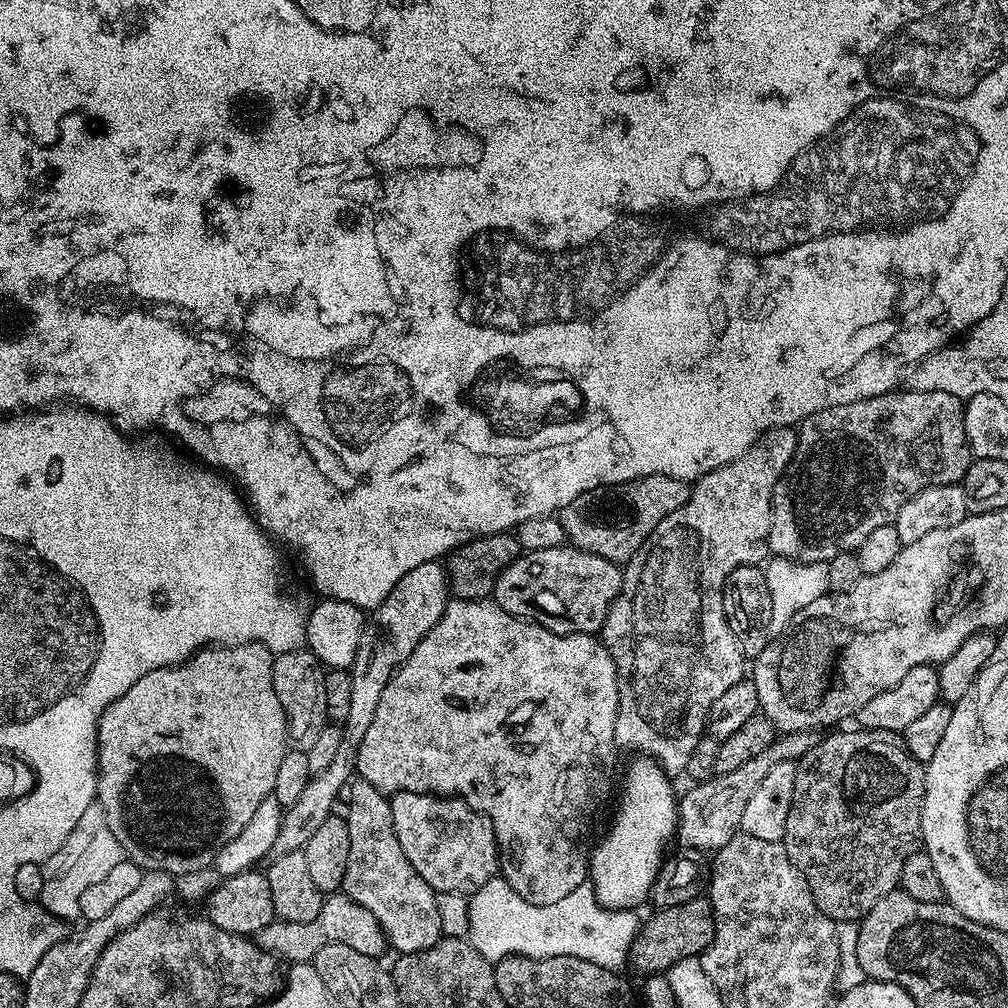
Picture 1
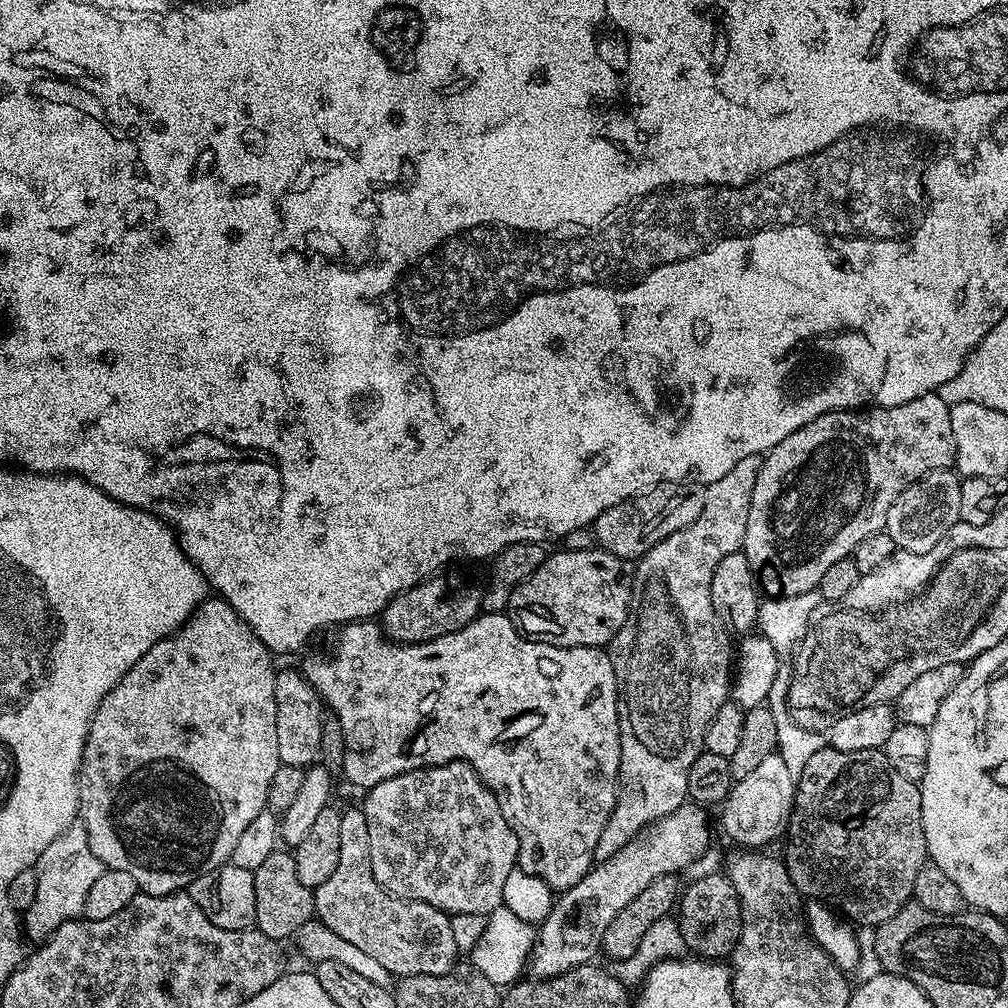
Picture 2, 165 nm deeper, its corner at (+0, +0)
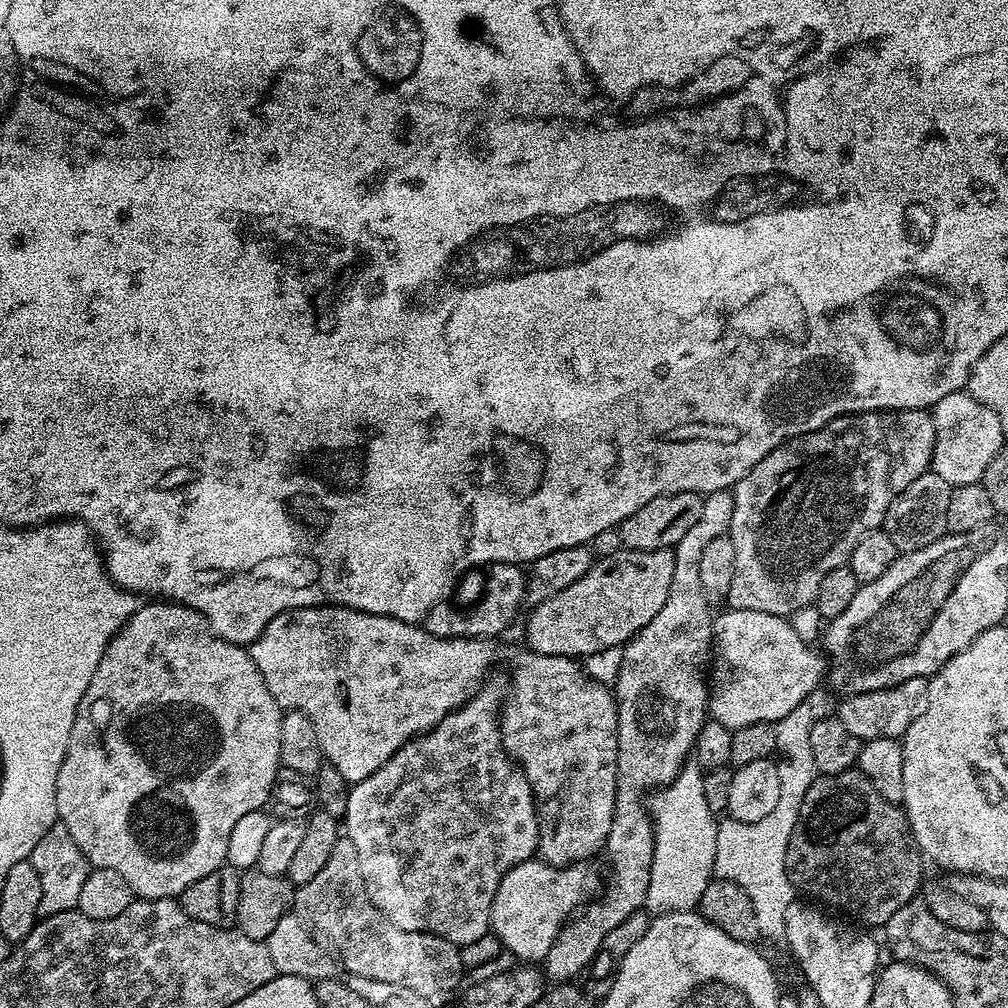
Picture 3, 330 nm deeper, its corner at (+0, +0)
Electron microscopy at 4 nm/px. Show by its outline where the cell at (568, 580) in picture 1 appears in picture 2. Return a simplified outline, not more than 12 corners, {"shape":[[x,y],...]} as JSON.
{"shape":[[599,546],[545,555],[510,594],[525,637],[611,645],[634,603]]}

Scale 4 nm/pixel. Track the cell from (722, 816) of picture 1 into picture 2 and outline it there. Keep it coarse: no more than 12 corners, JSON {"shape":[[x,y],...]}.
{"shape":[[685,802],[555,897],[531,975],[597,959],[606,926],[654,878],[710,848]]}

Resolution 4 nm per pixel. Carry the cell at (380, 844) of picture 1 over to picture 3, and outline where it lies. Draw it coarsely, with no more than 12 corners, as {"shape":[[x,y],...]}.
{"shape":[[354,842],[296,888],[294,915],[347,975],[429,998],[461,949],[370,902]]}

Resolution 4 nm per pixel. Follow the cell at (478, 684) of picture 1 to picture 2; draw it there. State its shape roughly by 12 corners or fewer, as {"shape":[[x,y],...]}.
{"shape":[[484,612],[302,665],[369,789],[463,760],[554,890],[616,808],[612,657]]}

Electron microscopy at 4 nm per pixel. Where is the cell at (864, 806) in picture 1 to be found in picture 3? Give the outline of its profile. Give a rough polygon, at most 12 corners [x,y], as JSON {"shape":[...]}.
{"shape":[[859,770],[816,777],[785,864],[866,924],[917,899],[908,815]]}

